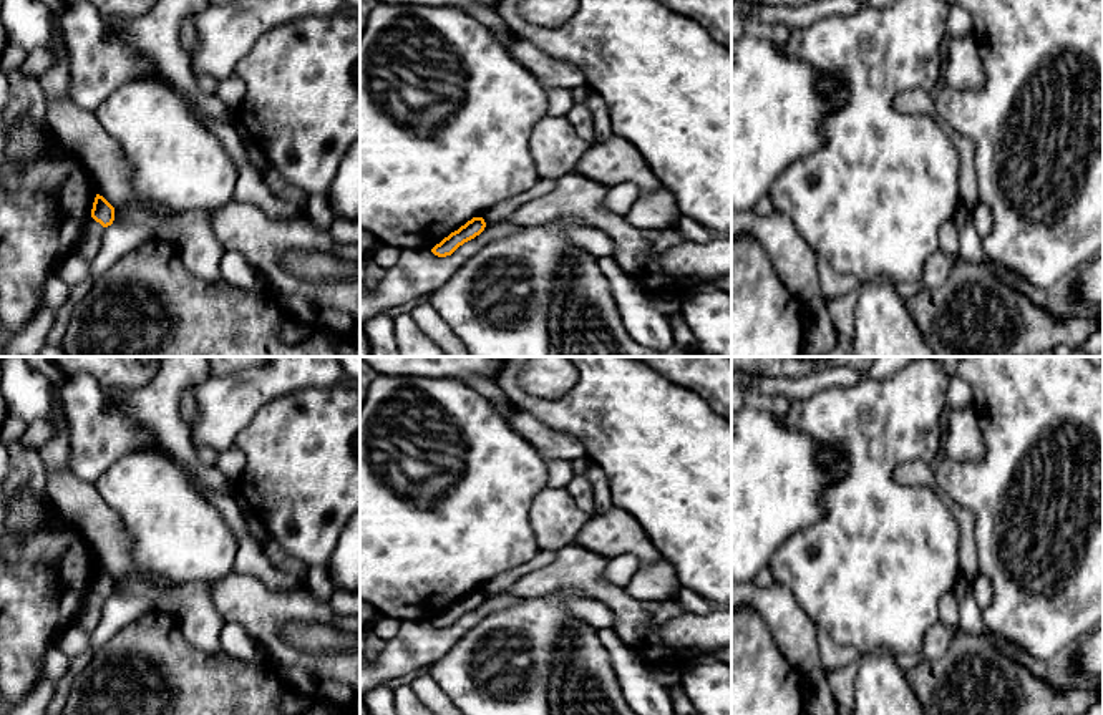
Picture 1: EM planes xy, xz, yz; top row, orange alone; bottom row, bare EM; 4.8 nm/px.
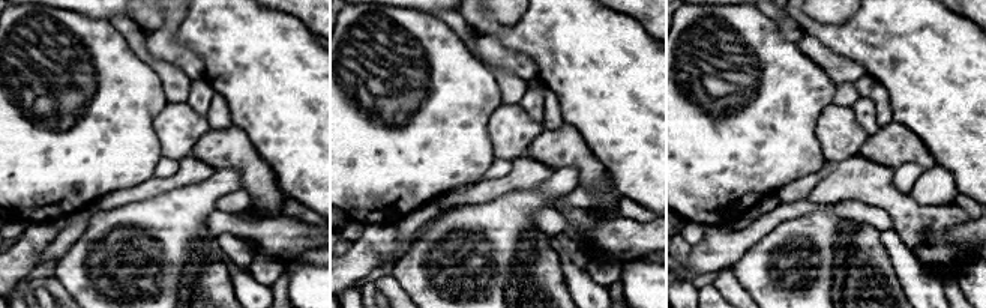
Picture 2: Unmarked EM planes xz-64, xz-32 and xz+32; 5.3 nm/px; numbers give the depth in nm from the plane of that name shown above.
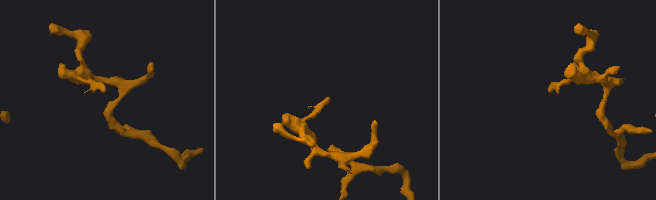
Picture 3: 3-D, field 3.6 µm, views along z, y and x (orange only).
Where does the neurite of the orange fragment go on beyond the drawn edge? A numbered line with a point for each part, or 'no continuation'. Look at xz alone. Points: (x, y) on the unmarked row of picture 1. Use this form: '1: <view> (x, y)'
no continuation

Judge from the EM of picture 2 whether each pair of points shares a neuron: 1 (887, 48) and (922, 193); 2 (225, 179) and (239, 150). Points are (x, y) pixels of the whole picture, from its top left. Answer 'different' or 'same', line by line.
1: different
2: different

